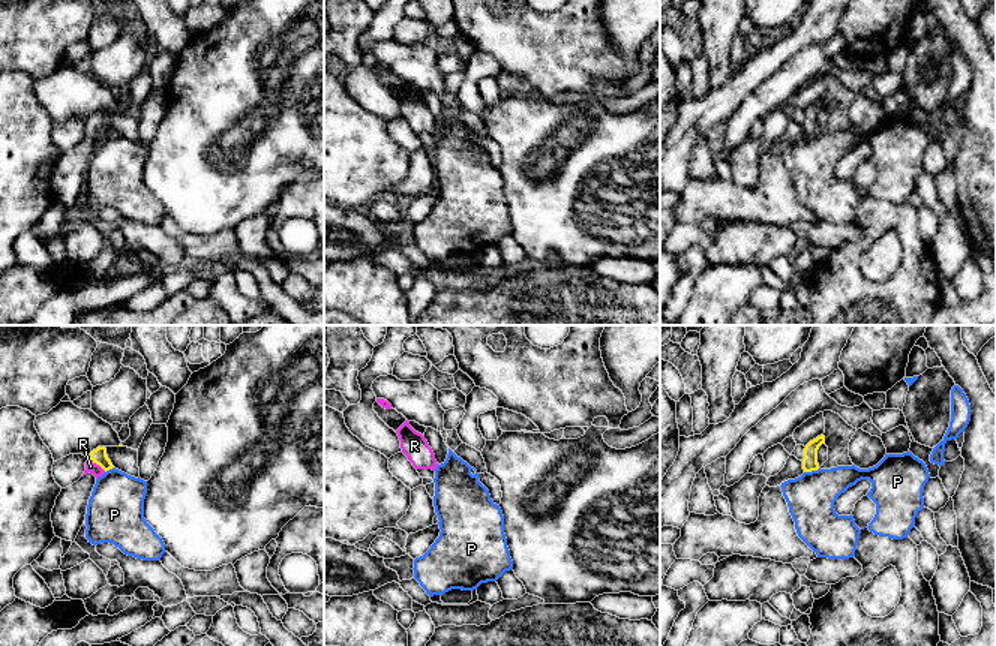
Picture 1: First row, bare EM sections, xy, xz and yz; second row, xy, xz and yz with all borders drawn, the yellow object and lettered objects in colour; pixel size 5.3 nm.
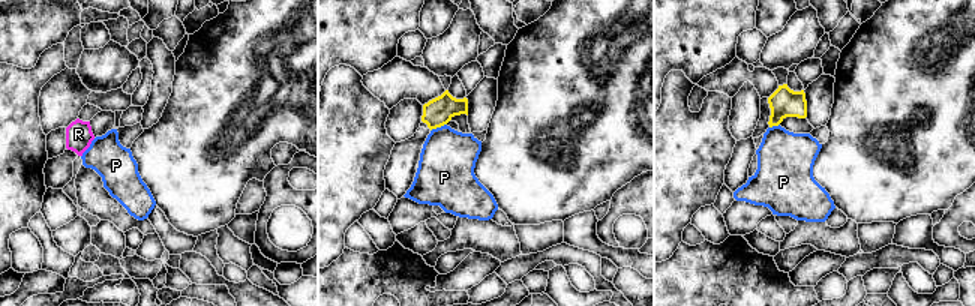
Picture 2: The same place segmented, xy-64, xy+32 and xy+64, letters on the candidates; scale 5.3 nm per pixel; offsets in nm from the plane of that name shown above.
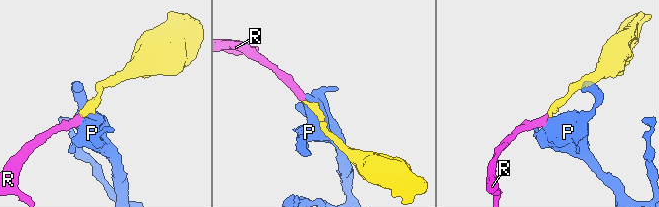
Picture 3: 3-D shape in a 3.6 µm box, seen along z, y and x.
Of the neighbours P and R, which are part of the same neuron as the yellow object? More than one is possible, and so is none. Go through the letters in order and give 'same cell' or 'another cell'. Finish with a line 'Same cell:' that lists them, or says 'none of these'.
P: another cell
R: same cell
Same cell: R

